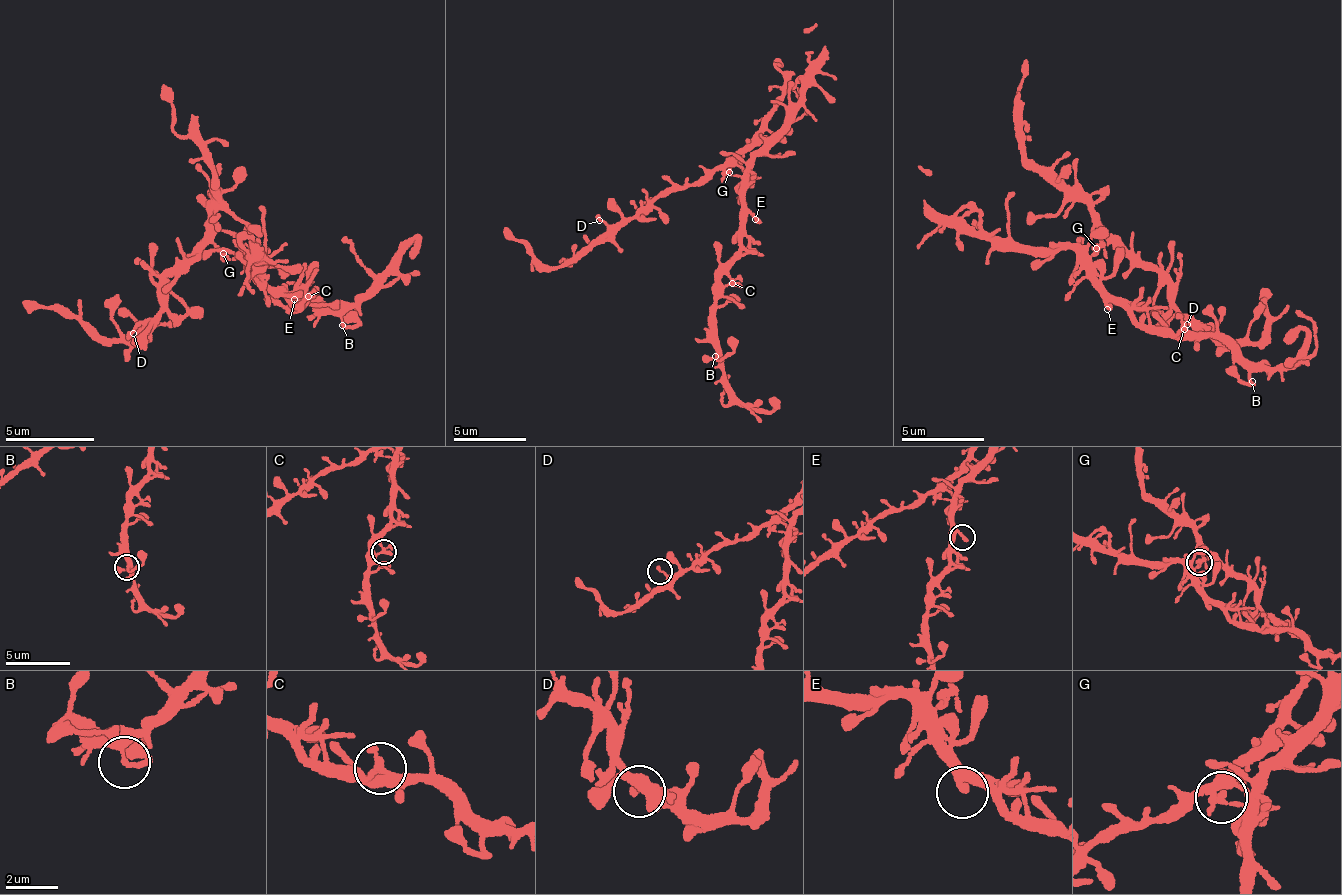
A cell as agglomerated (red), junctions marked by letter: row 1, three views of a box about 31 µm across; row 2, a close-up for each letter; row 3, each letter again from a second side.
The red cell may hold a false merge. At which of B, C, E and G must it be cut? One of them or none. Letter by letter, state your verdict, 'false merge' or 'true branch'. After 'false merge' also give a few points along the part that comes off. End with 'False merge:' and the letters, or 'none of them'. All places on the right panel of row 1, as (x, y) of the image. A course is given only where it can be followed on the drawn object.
B: true branch
C: true branch
E: true branch
G: false merge | (1097, 249), (1107, 235), (1159, 276), (1179, 309), (1228, 341), (1254, 345), (1265, 339), (1270, 324), (1263, 287)
False merge: G

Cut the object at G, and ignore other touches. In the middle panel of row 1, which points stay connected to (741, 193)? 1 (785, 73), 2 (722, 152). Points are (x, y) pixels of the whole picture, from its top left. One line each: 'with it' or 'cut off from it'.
1: cut off from it
2: with it

